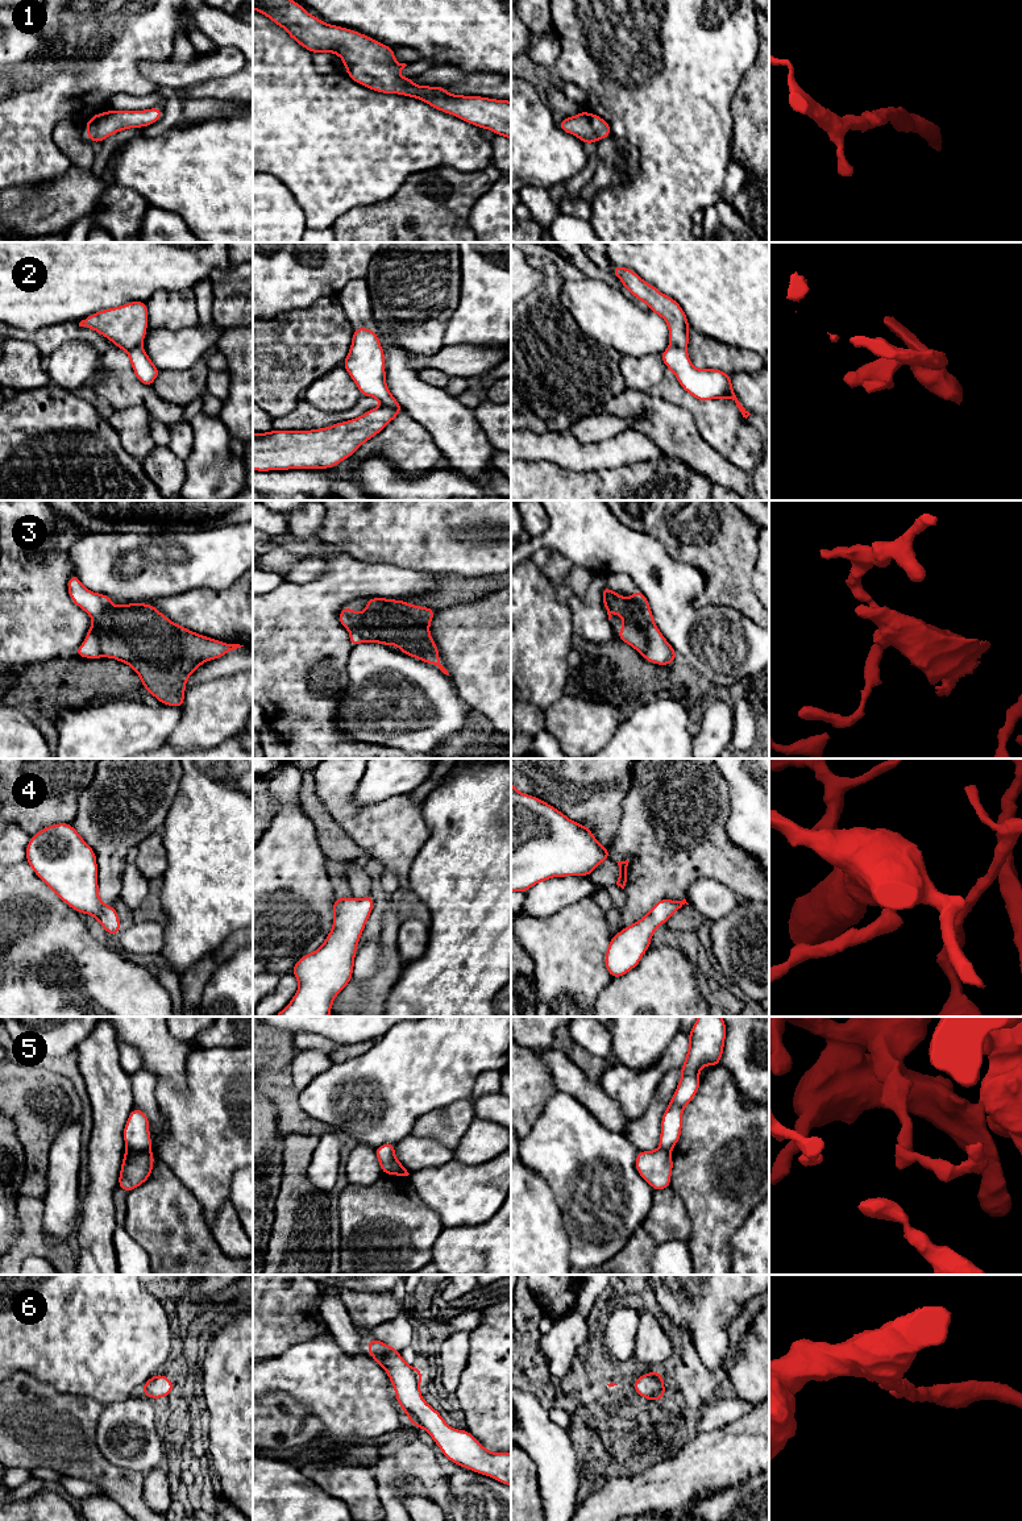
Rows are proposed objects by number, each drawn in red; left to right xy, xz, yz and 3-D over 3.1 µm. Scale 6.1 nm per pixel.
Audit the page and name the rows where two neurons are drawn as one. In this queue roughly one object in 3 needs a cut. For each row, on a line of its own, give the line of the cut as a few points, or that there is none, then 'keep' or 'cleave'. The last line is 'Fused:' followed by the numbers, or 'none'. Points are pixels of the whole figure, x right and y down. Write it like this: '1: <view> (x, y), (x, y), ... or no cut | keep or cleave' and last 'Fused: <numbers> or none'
1: no cut | keep
2: xz (382, 403), (387, 404), (397, 415) | cleave
3: yz (628, 599), (642, 614), (645, 638), (645, 651), (643, 653) | cleave
4: no cut | keep
5: xy (127, 1147), (149, 1152) | cleave
6: no cut | keep
Fused: 2, 3, 5

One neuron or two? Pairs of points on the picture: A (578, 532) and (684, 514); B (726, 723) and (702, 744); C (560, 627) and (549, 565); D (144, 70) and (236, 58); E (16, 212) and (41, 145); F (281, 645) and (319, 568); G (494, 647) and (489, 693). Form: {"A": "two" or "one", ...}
{"A": "two", "B": "one", "C": "two", "D": "one", "E": "two", "F": "two", "G": "one"}

